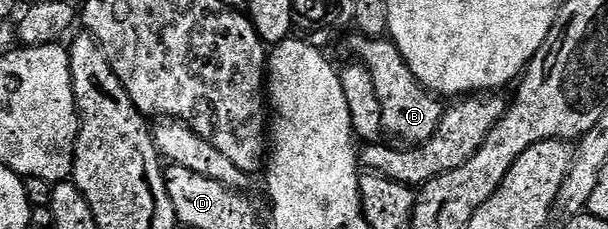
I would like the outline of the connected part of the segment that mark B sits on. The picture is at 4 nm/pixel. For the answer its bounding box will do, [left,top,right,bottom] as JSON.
[347,32,444,146]

